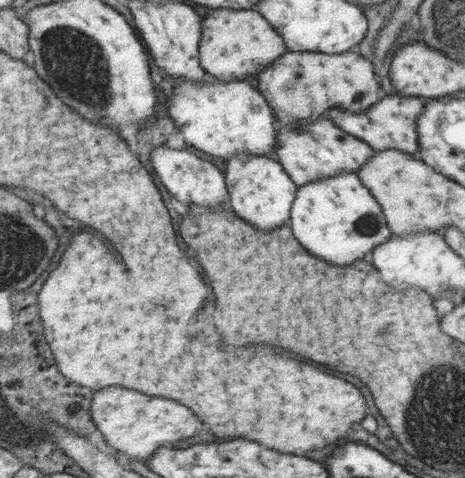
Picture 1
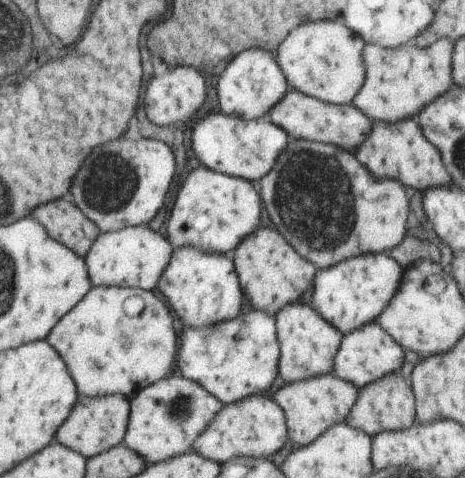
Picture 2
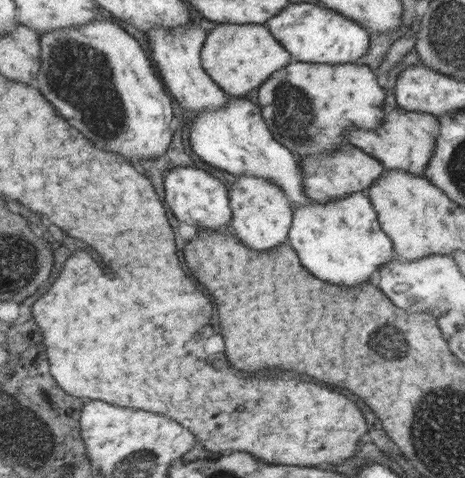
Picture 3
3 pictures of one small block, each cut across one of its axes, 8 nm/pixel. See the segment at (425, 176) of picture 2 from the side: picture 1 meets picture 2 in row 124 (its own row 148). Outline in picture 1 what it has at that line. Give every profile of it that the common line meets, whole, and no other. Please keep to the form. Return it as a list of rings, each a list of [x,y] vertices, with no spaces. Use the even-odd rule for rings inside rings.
[[[395,92],[383,96],[381,100],[377,100],[377,104],[373,104],[371,108],[367,108],[367,112],[359,112],[359,114],[349,114],[343,110],[331,110],[325,116],[339,126],[341,130],[345,130],[347,134],[367,142],[371,146],[371,150],[379,152],[379,150],[401,150],[405,154],[417,156],[419,150],[419,142],[417,142],[417,116],[423,114],[423,104],[425,100],[417,98],[417,96],[399,96]]]

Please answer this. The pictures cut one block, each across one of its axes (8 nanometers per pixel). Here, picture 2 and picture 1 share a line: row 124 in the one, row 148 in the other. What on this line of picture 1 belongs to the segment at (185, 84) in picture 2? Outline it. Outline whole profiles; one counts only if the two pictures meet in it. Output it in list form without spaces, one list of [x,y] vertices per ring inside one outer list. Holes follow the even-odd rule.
[[[157,146],[151,150],[149,160],[151,160],[155,174],[159,176],[161,184],[165,186],[165,190],[171,196],[175,196],[181,204],[187,204],[187,206],[197,204],[203,208],[215,208],[215,204],[221,204],[225,200],[225,188],[227,186],[223,186],[223,174],[213,164],[199,160],[191,152]]]

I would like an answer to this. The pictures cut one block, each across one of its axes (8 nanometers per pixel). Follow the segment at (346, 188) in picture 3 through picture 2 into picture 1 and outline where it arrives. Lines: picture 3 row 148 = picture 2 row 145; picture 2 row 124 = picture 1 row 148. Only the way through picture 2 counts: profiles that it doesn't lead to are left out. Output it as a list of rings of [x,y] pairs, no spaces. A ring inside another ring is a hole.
[[[321,116],[313,124],[305,124],[295,130],[277,126],[275,154],[277,154],[275,156],[277,162],[291,176],[291,182],[295,182],[295,186],[299,188],[299,186],[305,186],[305,184],[311,184],[317,180],[333,178],[333,176],[337,176],[337,172],[357,174],[367,164],[367,160],[371,160],[371,156],[375,156],[375,150],[371,150],[371,146],[367,142],[363,142],[363,140],[347,134],[339,126],[335,126],[327,116]]]

